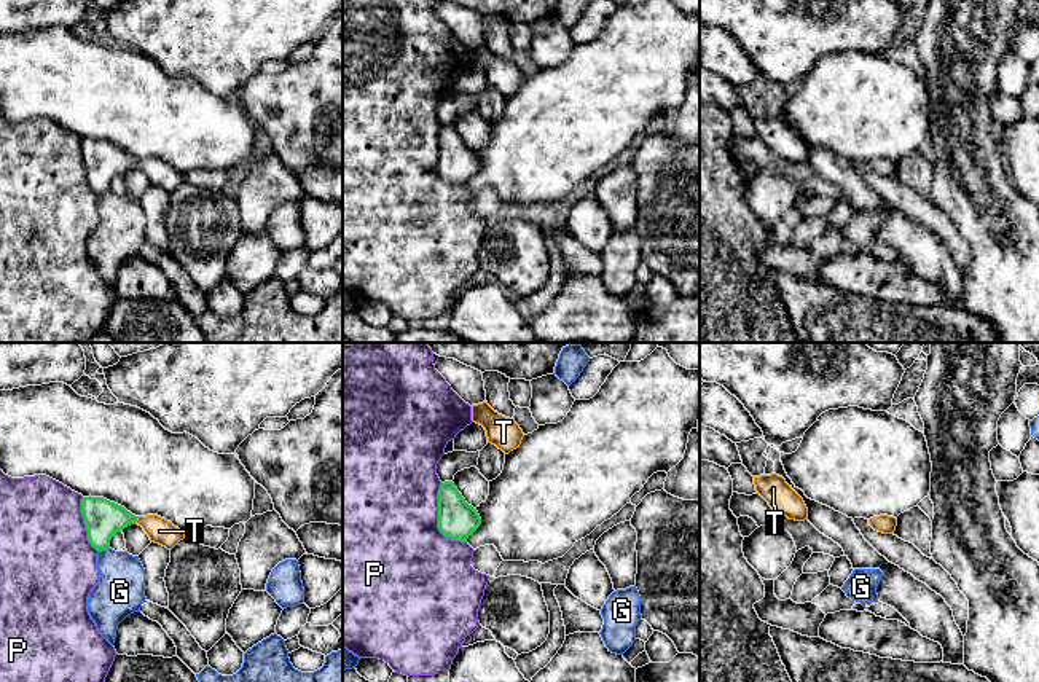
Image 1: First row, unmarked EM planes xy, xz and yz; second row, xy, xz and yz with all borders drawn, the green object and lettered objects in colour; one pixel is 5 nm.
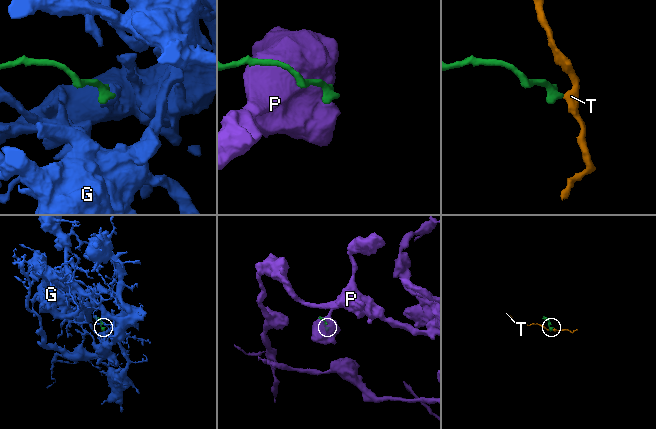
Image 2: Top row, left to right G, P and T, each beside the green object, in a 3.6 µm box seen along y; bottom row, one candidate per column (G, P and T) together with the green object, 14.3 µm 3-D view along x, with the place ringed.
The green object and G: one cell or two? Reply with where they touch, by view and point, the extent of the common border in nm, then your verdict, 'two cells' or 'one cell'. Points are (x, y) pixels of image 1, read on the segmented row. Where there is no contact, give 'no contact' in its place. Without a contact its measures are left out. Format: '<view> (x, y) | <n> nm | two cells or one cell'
xy (104, 548) | 60 nm | two cells

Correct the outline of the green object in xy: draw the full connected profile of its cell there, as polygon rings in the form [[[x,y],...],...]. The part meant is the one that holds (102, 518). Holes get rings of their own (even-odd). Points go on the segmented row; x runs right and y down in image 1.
[[[83,497],[81,513],[88,531],[88,540],[97,551],[110,548],[112,537],[132,523],[142,526],[151,542],[167,550],[172,550],[185,539],[185,532],[171,521],[158,515],[135,516],[124,507],[104,497]]]

